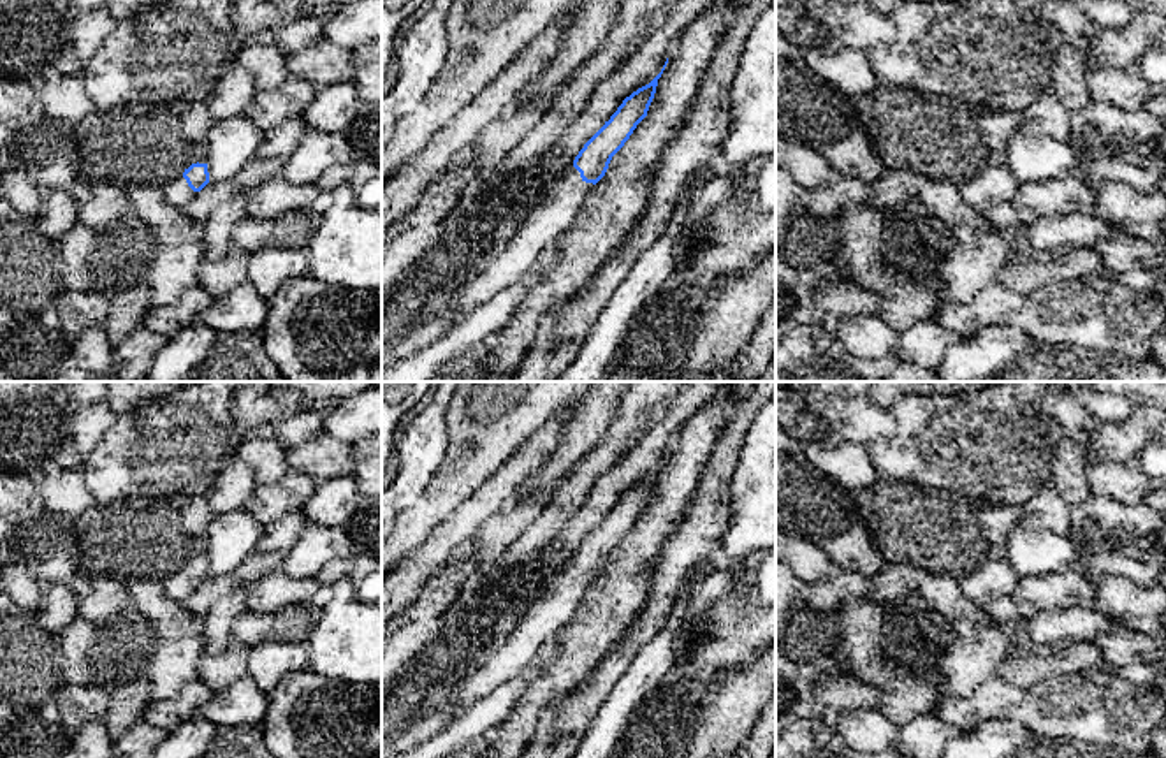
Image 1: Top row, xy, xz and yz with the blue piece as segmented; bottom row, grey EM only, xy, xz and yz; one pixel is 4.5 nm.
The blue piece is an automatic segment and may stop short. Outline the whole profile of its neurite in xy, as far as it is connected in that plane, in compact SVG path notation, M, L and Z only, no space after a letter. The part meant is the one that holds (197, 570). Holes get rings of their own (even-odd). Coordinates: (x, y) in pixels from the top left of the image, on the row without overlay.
M197 556L185 563L181 570L162 579L160 582L169 598L185 601L208 577L208 558Z

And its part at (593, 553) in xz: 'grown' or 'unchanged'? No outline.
grown

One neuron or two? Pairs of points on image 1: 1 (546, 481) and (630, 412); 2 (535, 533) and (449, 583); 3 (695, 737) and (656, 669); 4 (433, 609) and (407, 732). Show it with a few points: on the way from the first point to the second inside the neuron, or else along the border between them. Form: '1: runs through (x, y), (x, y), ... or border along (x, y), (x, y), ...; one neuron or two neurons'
1: border along (623, 400), (604, 435), (574, 465); two neurons
2: border along (535, 517), (498, 561); two neurons
3: border along (674, 672), (635, 709); two neurons
4: runs through (407, 639), (407, 702); one neuron

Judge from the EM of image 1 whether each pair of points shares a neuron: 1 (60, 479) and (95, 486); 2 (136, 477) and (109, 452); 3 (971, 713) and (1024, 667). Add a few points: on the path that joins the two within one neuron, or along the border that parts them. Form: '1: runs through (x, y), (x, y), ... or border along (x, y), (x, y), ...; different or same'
1: border along (81, 468), (85, 486), (97, 502); different
2: runs through (129, 472), (116, 459); same
3: border along (998, 676), (1026, 692); different

